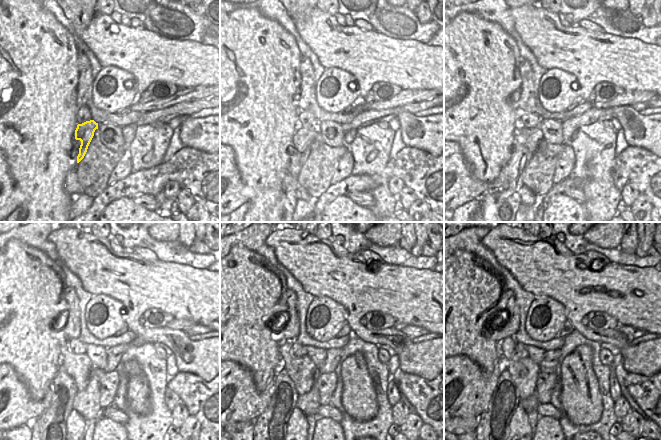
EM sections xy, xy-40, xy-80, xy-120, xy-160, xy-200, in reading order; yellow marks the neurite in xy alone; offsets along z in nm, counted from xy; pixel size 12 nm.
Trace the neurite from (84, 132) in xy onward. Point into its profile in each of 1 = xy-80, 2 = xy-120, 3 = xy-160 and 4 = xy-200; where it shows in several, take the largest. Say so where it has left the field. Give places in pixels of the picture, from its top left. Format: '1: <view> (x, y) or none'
1: xy-80 (502, 200)
2: xy-120 (50, 425)
3: xy-160 (271, 425)
4: xy-200 (493, 425)

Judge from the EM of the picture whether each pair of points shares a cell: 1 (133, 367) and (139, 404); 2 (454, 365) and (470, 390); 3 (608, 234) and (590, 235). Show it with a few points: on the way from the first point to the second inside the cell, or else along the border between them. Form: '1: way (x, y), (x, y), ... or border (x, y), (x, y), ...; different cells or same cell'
1: way (135, 376), (139, 395); same cell
2: way (457, 371), (464, 378), (465, 384); same cell
3: way (604, 234), (594, 235); same cell

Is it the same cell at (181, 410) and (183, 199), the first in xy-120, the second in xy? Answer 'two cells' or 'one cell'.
one cell

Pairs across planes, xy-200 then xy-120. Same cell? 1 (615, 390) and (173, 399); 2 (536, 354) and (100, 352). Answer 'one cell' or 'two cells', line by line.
1: one cell
2: one cell

